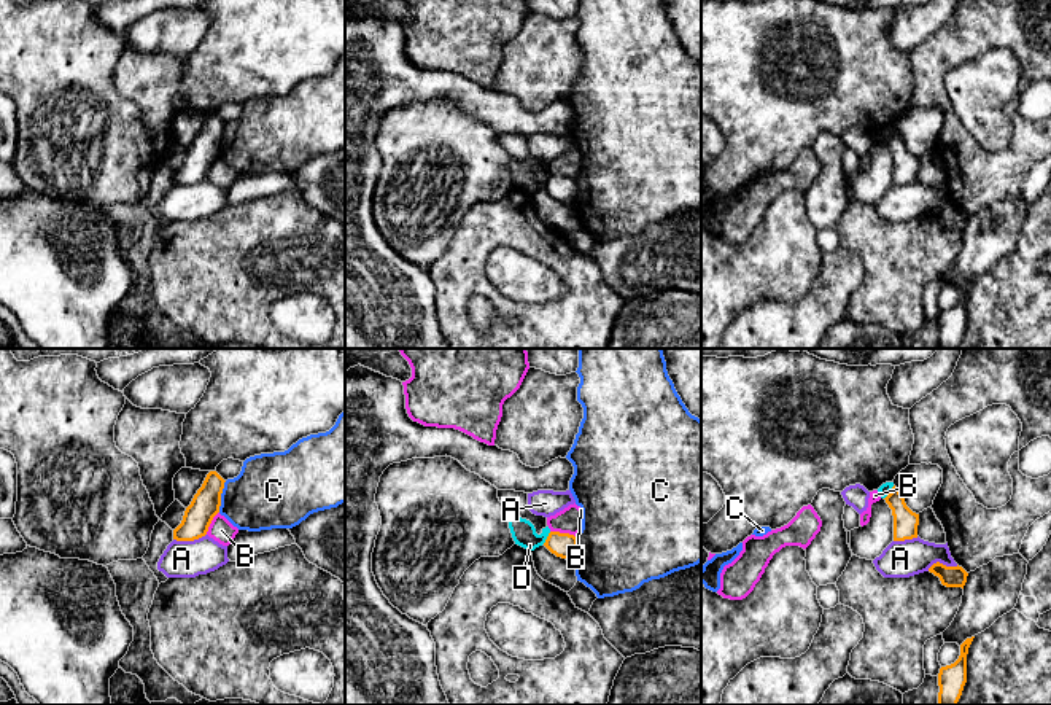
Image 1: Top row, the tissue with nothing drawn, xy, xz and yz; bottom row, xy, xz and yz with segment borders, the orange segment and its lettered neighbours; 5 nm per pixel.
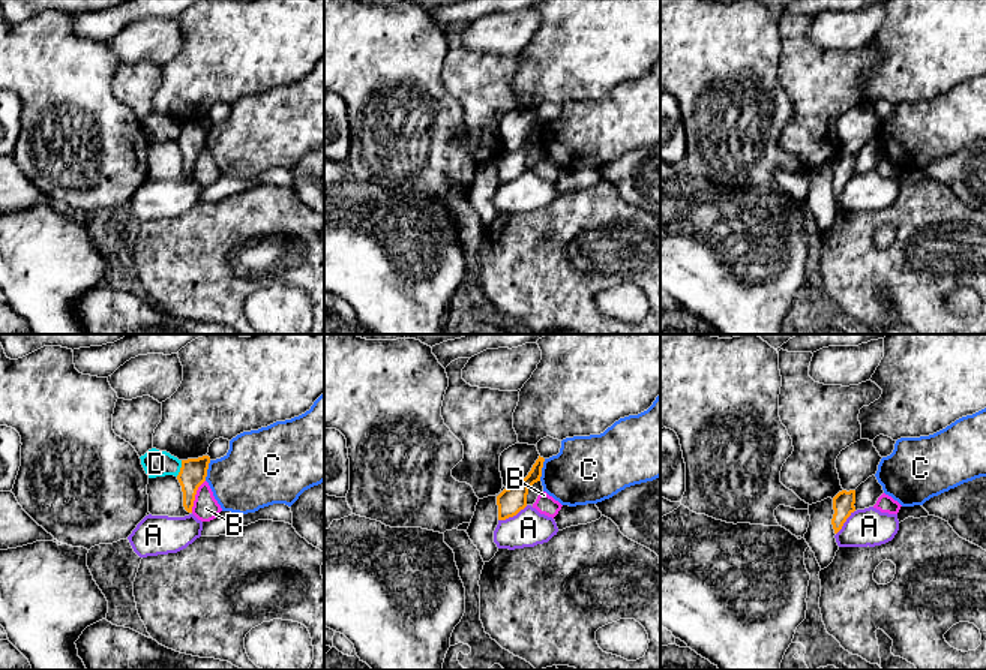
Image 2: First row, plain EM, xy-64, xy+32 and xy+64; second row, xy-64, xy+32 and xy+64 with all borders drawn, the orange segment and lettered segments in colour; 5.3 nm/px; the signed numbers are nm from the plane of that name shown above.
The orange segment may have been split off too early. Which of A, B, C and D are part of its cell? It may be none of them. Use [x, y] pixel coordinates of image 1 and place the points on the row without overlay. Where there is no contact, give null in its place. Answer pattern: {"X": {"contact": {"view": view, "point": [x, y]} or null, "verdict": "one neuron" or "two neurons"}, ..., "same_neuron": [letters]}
{"A": {"contact": {"view": "xy", "point": [190, 183]}, "verdict": "two neurons"}, "B": {"contact": {"view": "xz", "point": [563, 177]}, "verdict": "two neurons"}, "C": {"contact": {"view": "xy", "point": [220, 140]}, "verdict": "two neurons"}, "D": {"contact": {"view": "yz", "point": [891, 136]}, "verdict": "two neurons"}, "same_neuron": []}

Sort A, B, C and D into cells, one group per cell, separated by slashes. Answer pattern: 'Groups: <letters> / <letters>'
Groups: A / B / C / D

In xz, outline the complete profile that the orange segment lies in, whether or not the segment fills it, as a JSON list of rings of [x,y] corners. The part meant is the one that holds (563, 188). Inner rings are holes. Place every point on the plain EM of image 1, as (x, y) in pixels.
[[[550,175],[544,189],[557,201],[569,205],[577,199],[577,181],[569,177]]]

